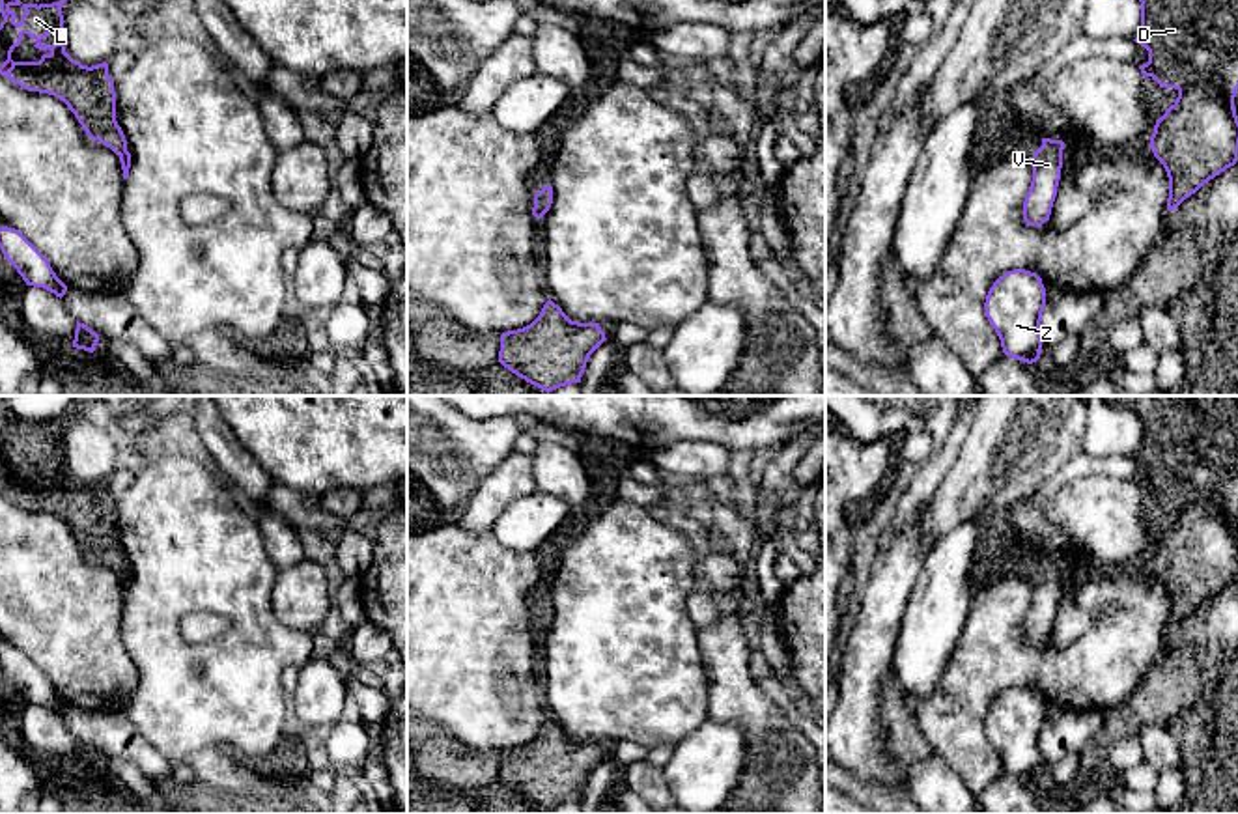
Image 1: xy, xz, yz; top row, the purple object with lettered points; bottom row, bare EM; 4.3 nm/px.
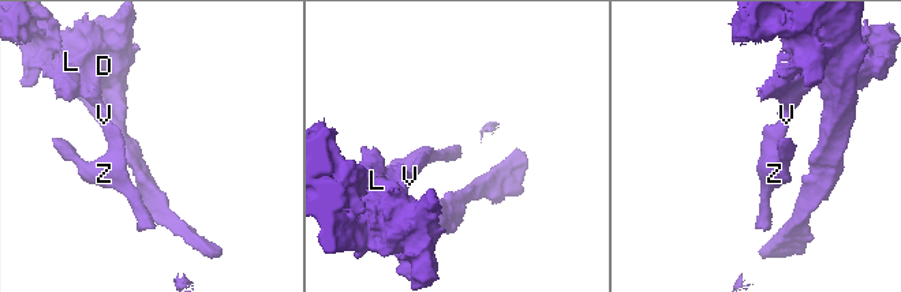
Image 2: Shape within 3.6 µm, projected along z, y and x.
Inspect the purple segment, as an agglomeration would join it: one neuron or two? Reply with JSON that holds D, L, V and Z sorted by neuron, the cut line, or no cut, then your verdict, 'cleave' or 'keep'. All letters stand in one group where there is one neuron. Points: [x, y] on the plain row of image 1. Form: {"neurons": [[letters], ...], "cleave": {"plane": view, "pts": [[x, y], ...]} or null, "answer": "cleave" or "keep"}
{"neurons": [["D", "L", "V", "Z"]], "cleave": null, "answer": "keep"}

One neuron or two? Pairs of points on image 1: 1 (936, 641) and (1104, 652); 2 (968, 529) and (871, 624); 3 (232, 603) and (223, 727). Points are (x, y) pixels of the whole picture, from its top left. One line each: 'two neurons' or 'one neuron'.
1: two neurons
2: two neurons
3: one neuron

